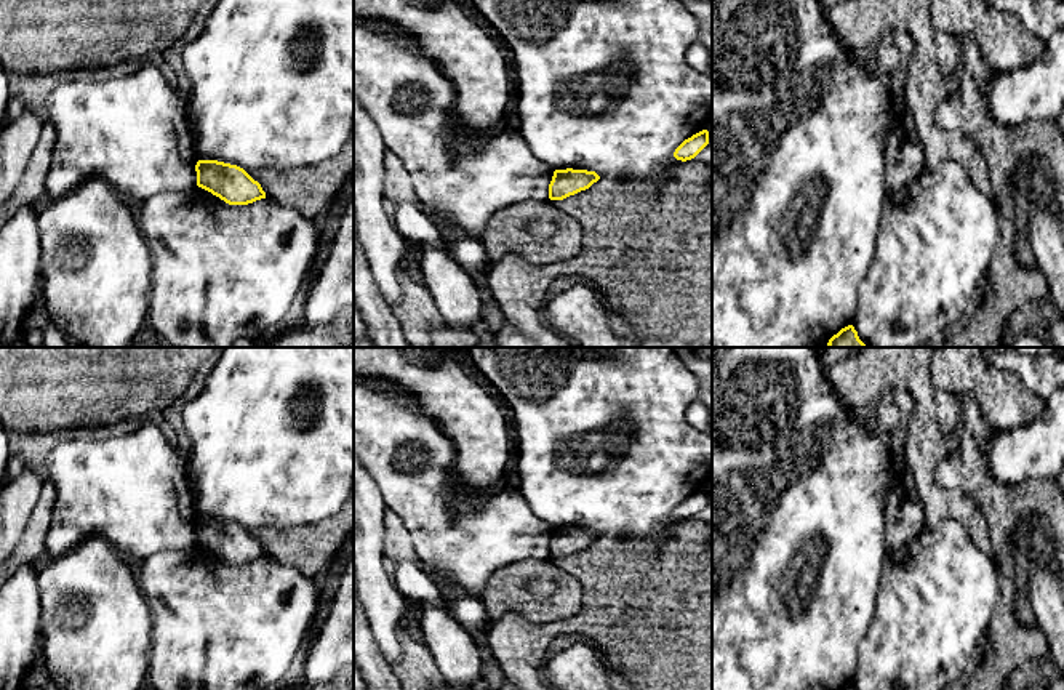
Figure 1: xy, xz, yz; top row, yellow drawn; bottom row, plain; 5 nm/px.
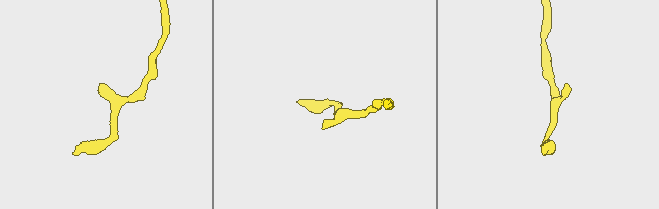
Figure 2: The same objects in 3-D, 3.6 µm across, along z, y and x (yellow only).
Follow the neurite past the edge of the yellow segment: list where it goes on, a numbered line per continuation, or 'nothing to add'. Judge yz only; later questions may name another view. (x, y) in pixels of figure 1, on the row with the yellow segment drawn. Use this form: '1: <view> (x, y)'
nothing to add

